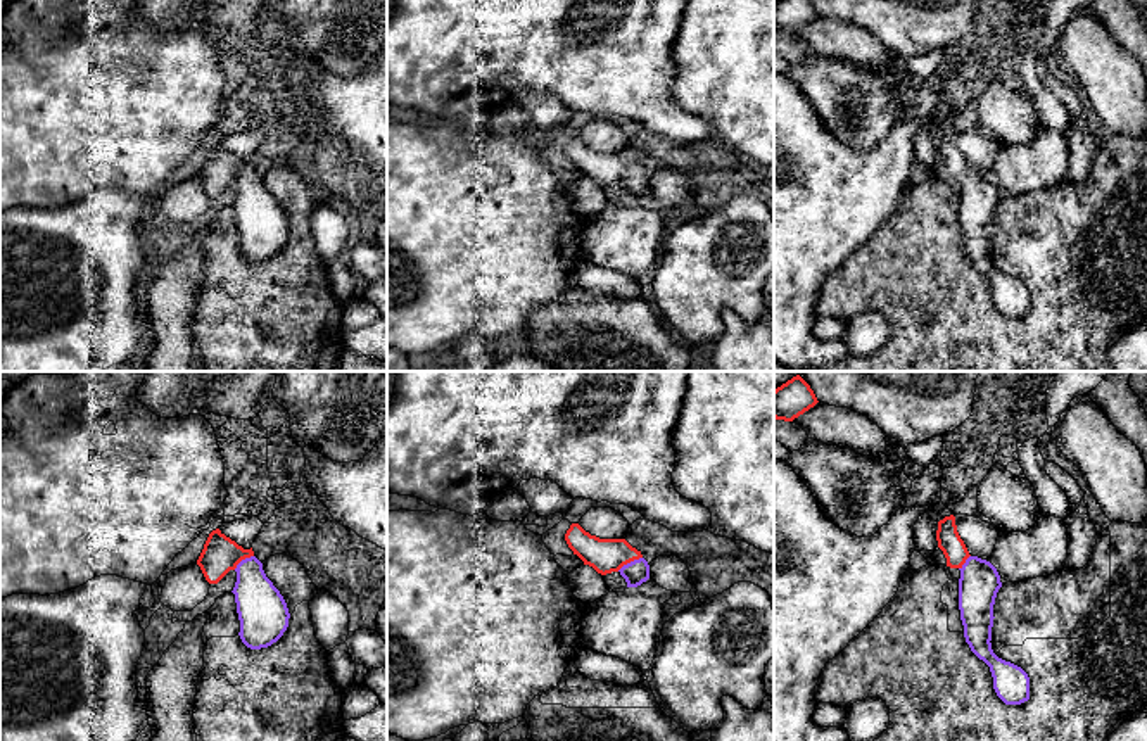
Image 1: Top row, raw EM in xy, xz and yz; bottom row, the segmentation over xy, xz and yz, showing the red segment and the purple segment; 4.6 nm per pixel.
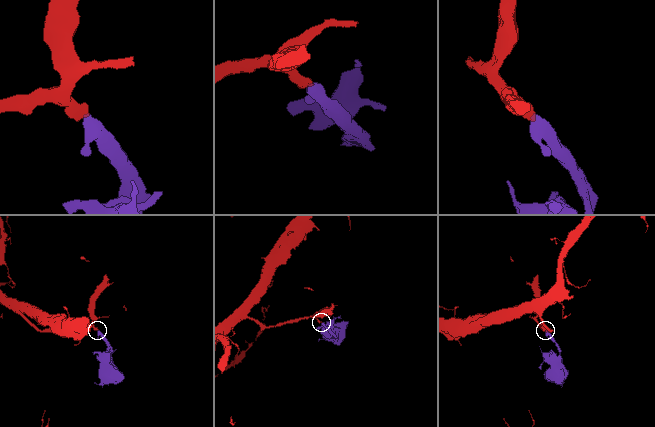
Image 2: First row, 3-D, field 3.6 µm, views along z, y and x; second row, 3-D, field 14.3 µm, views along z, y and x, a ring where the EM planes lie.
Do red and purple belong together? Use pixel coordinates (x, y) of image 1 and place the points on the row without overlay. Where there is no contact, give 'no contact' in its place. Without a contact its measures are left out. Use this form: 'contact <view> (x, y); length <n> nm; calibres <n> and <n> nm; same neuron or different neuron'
contact xz (629, 175); length 140 nm; calibres 160 and 120 nm; same neuron

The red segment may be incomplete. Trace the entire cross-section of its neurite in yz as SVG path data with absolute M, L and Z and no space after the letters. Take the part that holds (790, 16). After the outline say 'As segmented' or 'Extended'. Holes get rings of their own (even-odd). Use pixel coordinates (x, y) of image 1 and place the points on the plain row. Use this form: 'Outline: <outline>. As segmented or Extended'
Outline: M777 0L774 3L774 31L793 35L817 16L810 0Z. As segmented

